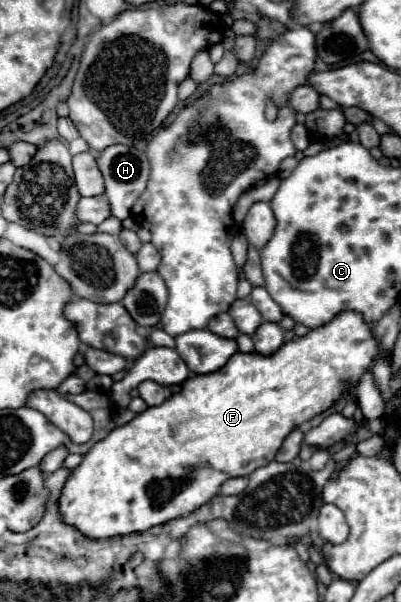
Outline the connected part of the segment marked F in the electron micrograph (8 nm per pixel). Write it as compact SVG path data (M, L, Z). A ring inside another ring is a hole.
M344 310L328 324L312 328L306 336L284 342L270 356L236 352L220 370L186 378L180 392L166 398L160 406L146 408L90 448L62 490L60 512L64 522L76 526L88 538L112 538L144 532L172 518L190 514L216 496L228 478L248 476L252 470L272 462L292 430L322 414L346 392L356 388L362 374L372 368L372 360L378 352L380 346L372 334L372 324L368 324L362 314Z

